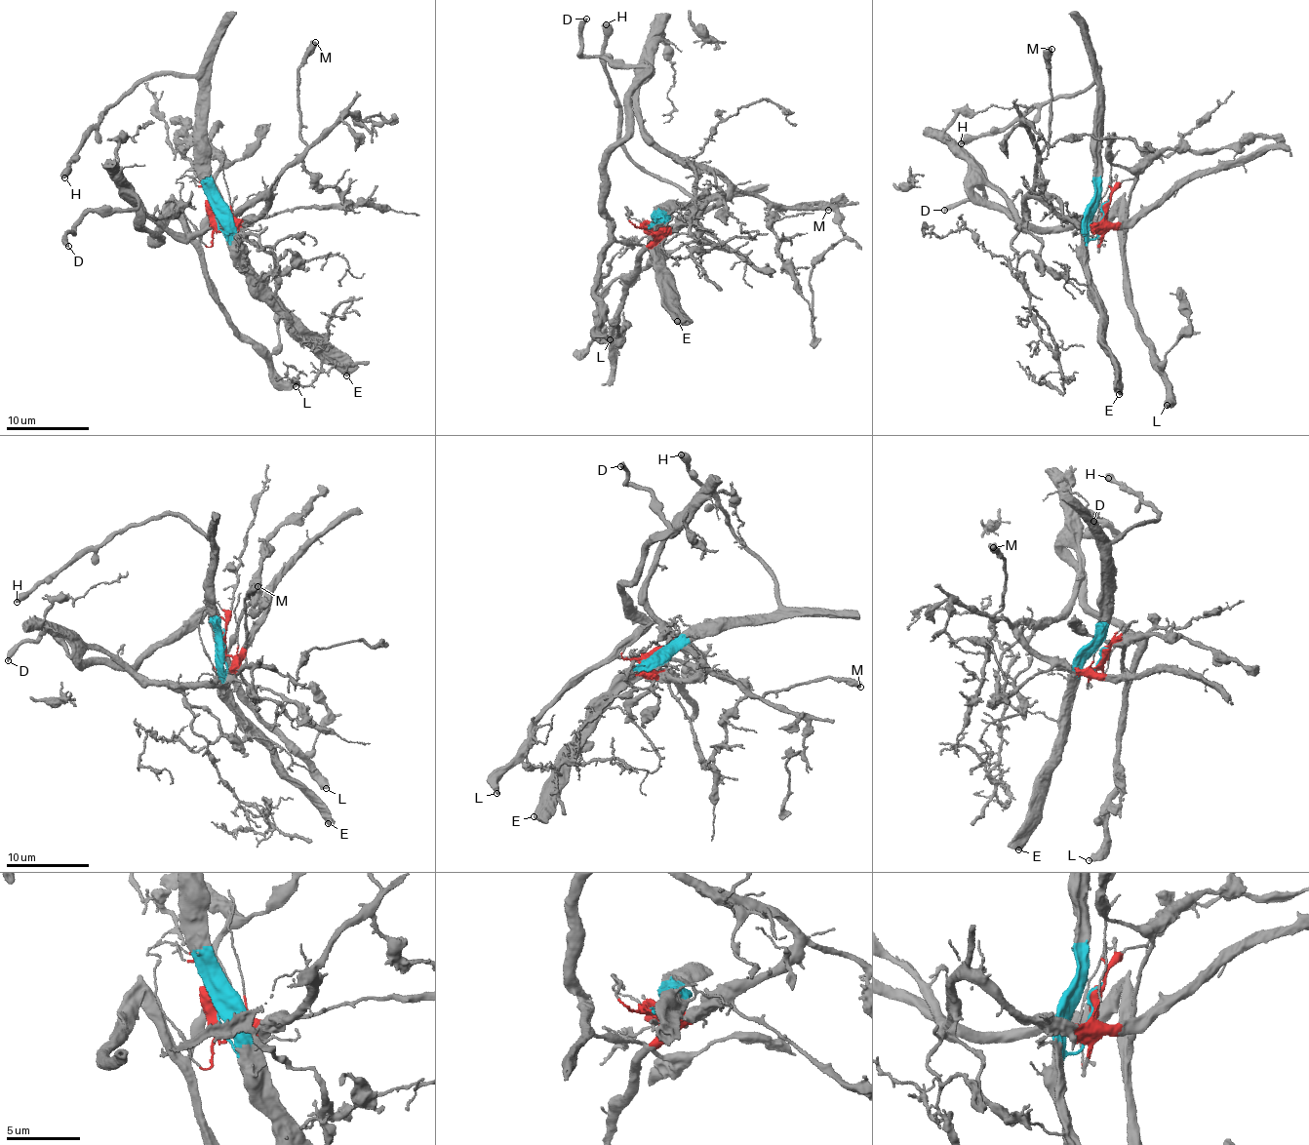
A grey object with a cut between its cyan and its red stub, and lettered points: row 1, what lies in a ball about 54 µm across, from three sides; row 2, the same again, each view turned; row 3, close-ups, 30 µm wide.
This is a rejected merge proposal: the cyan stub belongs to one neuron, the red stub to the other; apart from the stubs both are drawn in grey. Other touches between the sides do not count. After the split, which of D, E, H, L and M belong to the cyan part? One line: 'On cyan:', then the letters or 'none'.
On cyan: E, H

